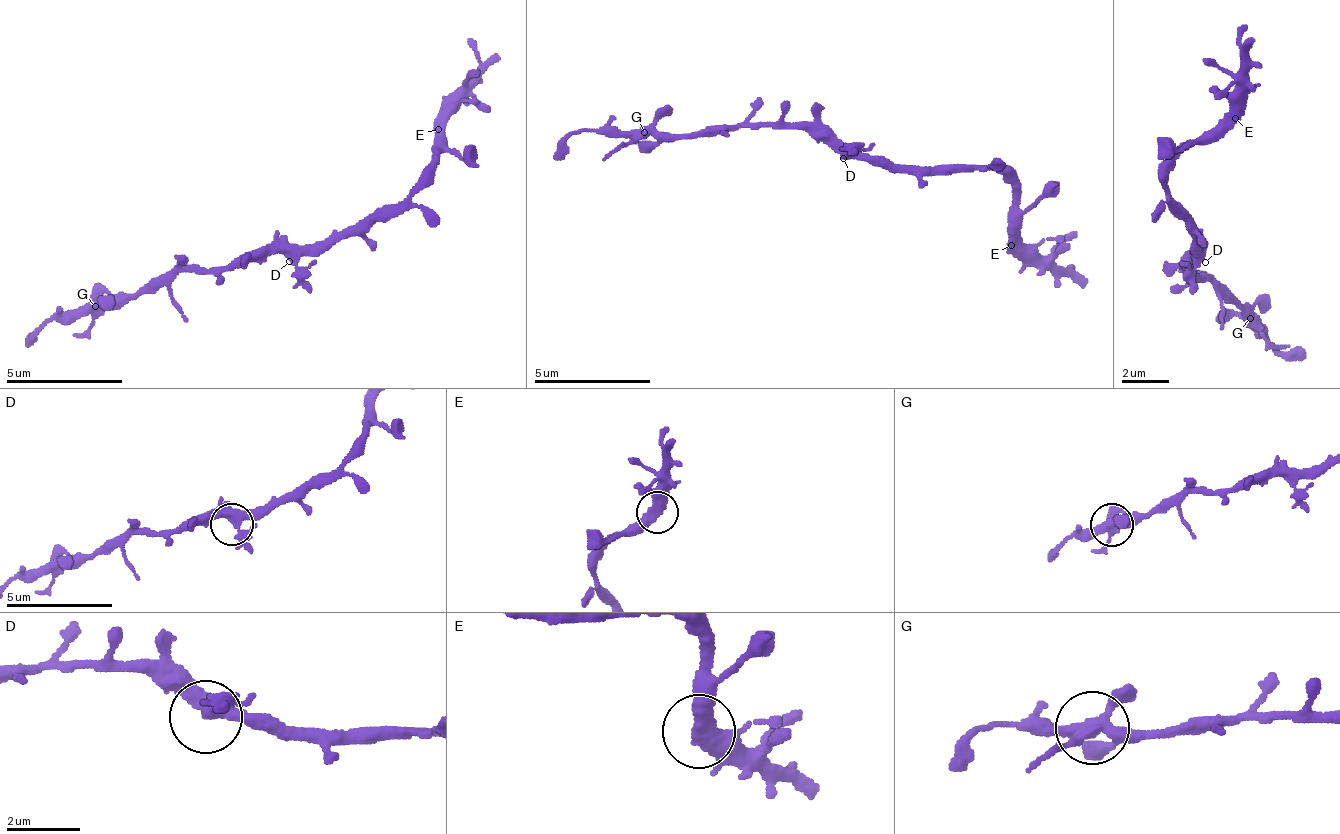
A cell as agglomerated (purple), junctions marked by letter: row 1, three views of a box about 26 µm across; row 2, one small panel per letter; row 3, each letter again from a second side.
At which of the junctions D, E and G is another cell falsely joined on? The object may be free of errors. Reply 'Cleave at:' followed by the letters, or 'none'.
Cleave at: none

